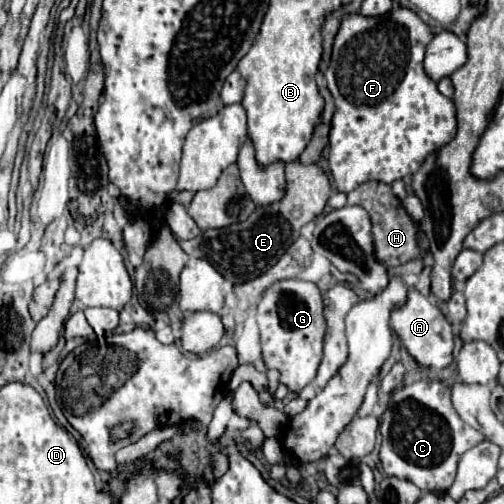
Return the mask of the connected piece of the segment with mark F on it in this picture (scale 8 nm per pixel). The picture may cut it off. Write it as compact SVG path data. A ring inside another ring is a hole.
M395 7L381 17L363 17L359 13L341 17L339 31L333 39L331 63L325 71L327 87L337 107L329 133L329 167L337 191L349 193L371 179L391 185L393 181L415 173L427 153L433 153L455 137L457 119L453 99L441 95L437 83L427 77L423 69L425 47L431 39L431 27L423 23L415 11L405 7Z

